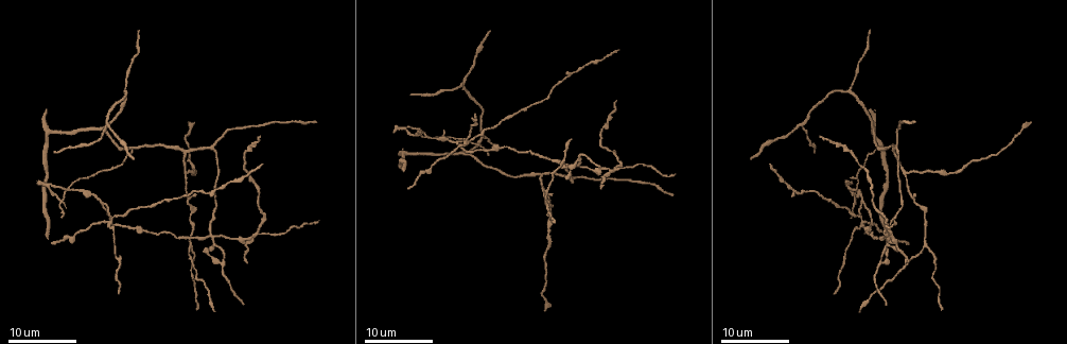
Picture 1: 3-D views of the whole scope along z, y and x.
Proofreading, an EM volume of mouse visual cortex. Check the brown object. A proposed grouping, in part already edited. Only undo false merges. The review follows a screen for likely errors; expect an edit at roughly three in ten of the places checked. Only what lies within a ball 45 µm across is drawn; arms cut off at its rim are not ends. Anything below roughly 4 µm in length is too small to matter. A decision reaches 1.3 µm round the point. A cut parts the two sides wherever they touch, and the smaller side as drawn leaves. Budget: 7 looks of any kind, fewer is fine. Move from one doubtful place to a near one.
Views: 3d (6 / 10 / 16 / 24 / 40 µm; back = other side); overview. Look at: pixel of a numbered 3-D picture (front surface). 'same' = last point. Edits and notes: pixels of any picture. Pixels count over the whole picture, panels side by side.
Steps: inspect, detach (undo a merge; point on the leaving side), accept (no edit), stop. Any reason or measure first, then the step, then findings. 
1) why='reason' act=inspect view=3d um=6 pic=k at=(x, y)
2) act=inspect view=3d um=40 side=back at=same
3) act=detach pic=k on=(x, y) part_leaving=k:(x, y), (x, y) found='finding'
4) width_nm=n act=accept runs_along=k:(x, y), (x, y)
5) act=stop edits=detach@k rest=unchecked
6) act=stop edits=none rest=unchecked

why='three-way junction' act=inspect view=3d um=16 pic=1 at=(186, 152)

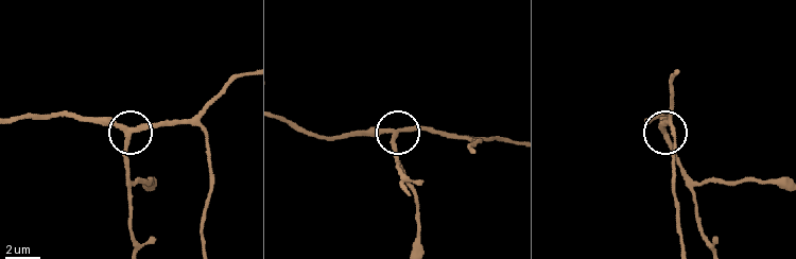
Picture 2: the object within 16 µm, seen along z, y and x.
act=inspect view=3d um=10 pic=2 at=(128, 132)

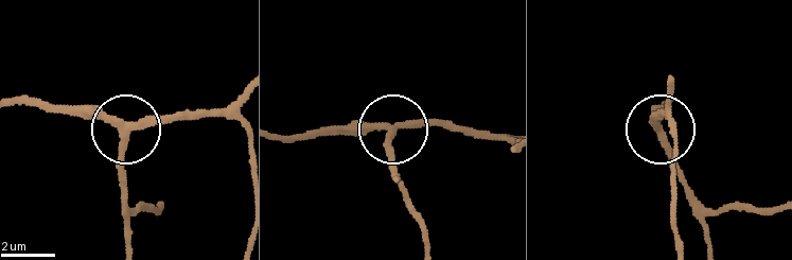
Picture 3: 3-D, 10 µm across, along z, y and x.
arms=3 act=accept runs_along=3:(236, 120), (147, 117), (134, 124), (120, 166), (120, 197) found='one neuron here'

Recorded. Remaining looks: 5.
why='a fork' act=inspect view=3d um=16 pic=1 at=(871, 128)

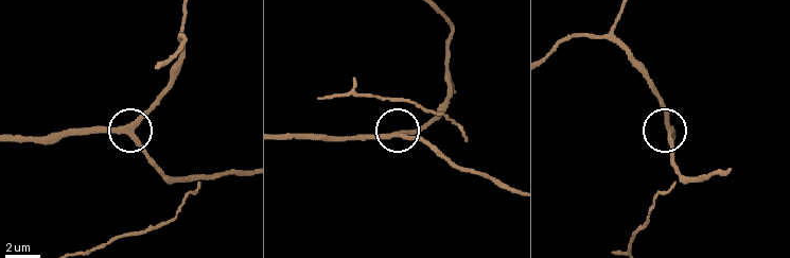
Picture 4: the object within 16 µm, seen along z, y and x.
act=inspect view=3d um=10 pic=4 at=(669, 128)

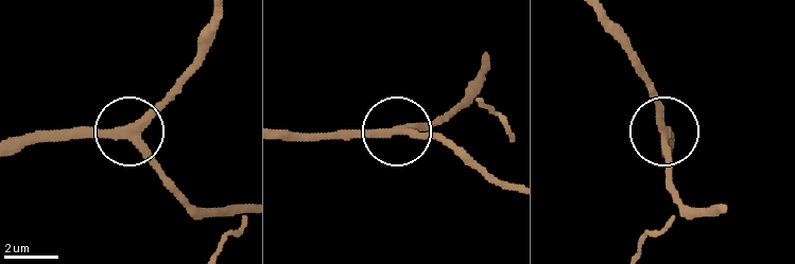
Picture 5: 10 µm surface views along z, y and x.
act=accept runs_along=5:(507, 187), (487, 179), (439, 139), (297, 132) found='continuous, no second neuron'

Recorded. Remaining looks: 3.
why='a fork' act=inspect view=3d um=16 pic=1 at=(849, 91)

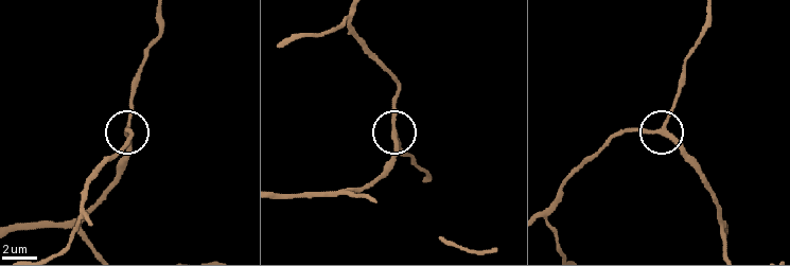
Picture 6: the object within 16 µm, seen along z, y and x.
act=inspect view=3d um=10 pic=6 at=(395, 135)

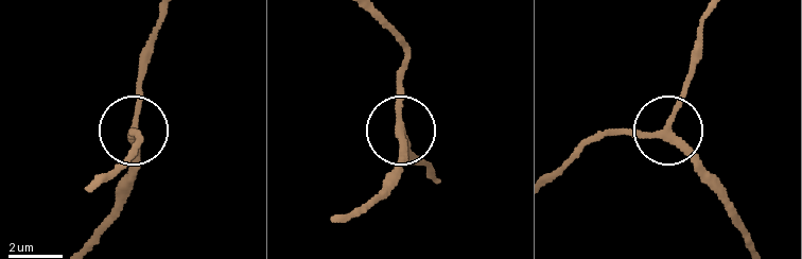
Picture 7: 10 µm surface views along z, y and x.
why='from behind' act=inspect view=3d um=10 side=back pic=7 at=(399, 127)

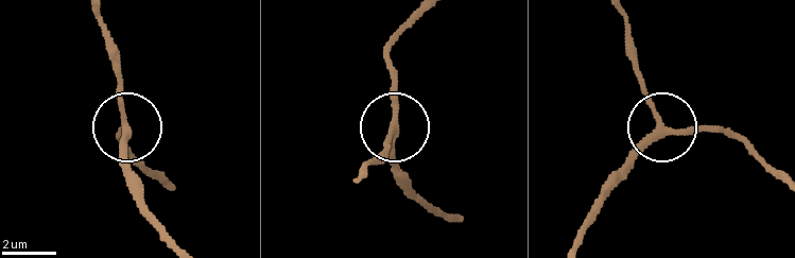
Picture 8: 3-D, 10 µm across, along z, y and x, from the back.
width_nm=230 act=accept runs_along=8:(173, 238), (147, 204), (127, 162), (121, 63) found='continuous, no second neuron'

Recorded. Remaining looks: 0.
act=stop edits=none rest=unchecked

